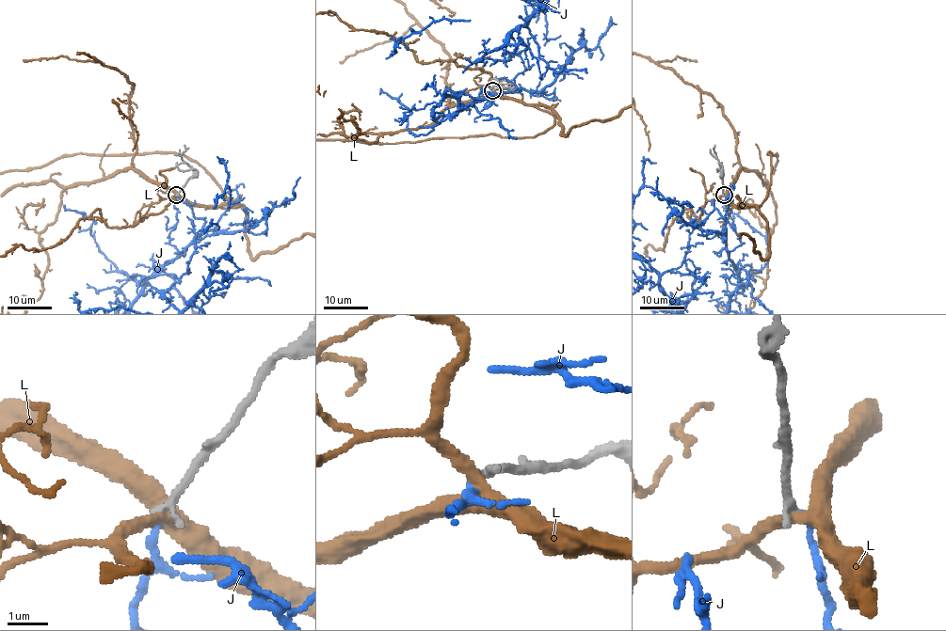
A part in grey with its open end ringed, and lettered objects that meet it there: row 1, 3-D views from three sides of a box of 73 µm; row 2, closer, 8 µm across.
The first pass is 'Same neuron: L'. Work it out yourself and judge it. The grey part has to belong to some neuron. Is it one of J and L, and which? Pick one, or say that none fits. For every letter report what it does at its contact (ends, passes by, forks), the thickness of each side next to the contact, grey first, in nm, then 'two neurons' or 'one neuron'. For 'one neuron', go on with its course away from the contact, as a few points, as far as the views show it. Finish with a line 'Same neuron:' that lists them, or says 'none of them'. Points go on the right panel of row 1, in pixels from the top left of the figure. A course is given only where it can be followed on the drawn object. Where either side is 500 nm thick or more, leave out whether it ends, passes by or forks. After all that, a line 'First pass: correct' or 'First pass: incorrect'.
J: it ends | 200/160 nm | two neurons
L: it forks | 200/340 nm | two neurons
Same neuron: none of them
First pass: incorrect

